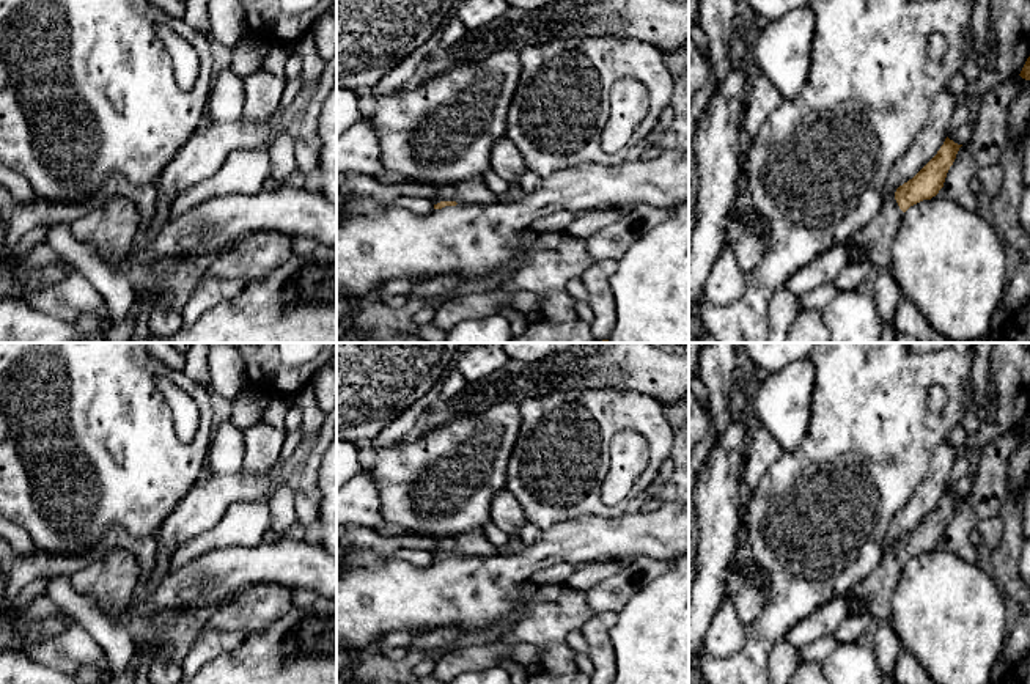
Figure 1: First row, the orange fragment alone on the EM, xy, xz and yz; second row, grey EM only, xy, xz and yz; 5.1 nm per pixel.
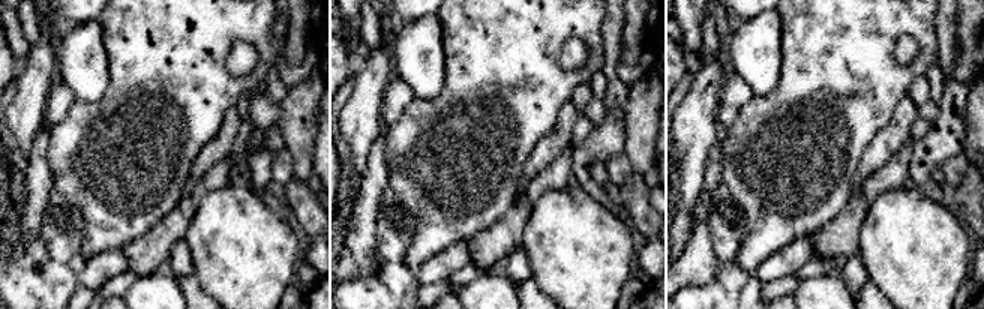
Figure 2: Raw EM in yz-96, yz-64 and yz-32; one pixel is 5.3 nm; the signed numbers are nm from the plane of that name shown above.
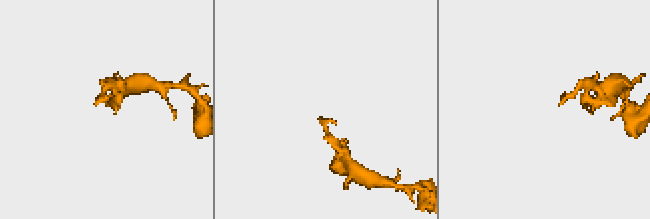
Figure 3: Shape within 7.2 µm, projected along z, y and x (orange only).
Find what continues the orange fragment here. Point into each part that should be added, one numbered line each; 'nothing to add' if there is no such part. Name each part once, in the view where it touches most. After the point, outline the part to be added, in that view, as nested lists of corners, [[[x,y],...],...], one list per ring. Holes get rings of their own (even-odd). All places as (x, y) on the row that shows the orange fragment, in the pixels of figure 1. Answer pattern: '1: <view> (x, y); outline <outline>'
1: xz (474, 191); outline [[[472,176],[465,181],[443,182],[436,186],[432,203],[456,201],[458,204],[491,204],[503,197],[494,193],[484,182],[483,176]]]

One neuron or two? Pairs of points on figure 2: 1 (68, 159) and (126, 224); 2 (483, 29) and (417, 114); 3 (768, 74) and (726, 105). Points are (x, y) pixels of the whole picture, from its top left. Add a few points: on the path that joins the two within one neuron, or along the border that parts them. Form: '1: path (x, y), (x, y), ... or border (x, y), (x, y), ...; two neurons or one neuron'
1: path (84, 176), (116, 207); one neuron
2: path (483, 54), (483, 63), (443, 104); one neuron
3: border (734, 71), (753, 96); two neurons

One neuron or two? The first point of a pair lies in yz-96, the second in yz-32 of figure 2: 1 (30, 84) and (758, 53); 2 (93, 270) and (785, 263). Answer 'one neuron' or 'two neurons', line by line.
1: two neurons
2: one neuron

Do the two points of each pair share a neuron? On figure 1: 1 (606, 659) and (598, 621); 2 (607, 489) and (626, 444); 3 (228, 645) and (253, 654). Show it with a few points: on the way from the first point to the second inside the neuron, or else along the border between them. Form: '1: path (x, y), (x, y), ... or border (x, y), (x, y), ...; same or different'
1: path (601, 650), (598, 631); same
2: path (618, 478), (626, 467), (626, 455); same
3: border (246, 636), (231, 651), (213, 658), (203, 667); different

